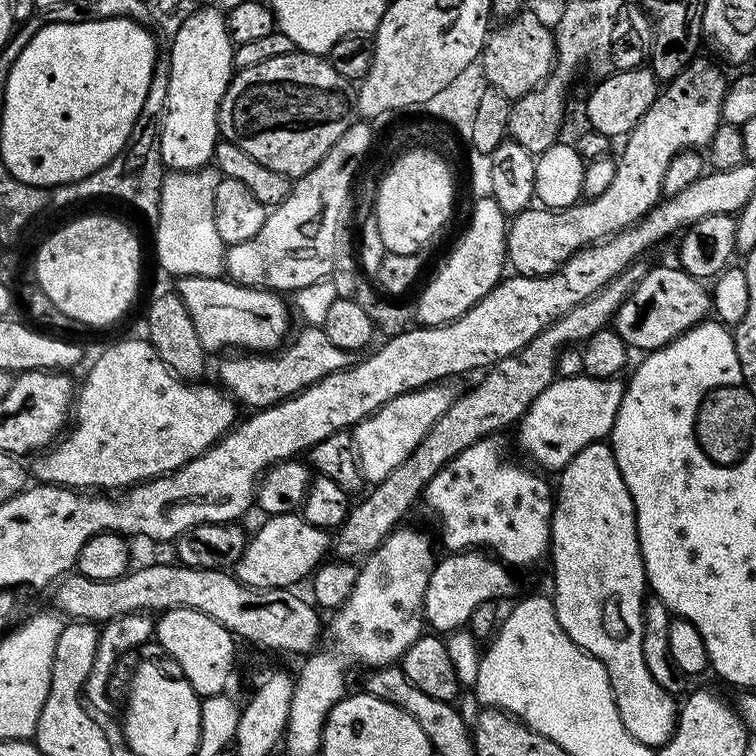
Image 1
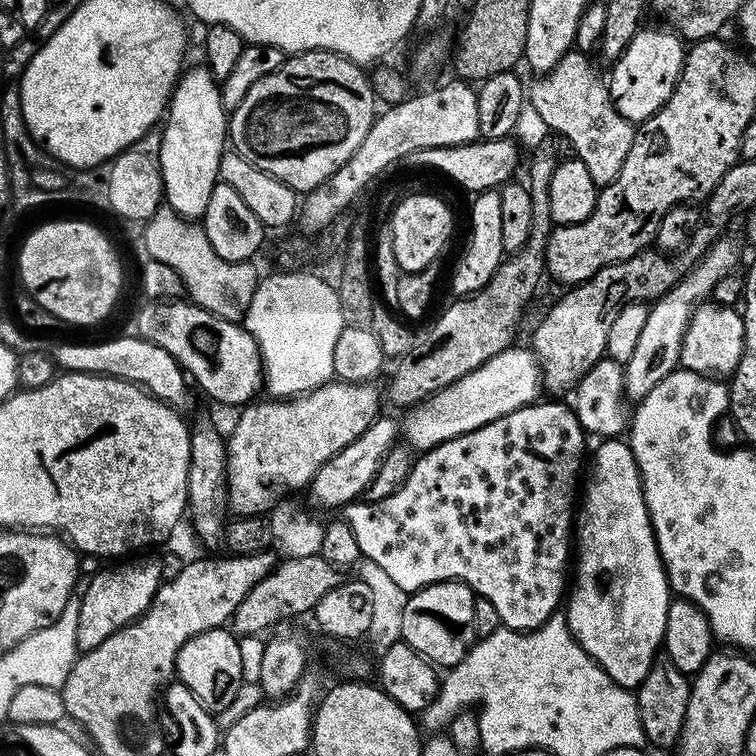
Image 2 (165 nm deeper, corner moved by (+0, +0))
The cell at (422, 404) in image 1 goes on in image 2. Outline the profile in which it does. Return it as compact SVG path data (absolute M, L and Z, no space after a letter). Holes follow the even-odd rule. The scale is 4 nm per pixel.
M527 347L504 348L494 358L487 360L478 370L466 374L458 382L446 386L436 392L428 400L424 400L407 409L408 416L402 420L402 436L413 449L427 450L446 442L450 438L458 438L462 434L470 434L470 430L478 430L478 426L486 426L514 410L524 408L533 403L542 392L540 365L536 363L535 352Z

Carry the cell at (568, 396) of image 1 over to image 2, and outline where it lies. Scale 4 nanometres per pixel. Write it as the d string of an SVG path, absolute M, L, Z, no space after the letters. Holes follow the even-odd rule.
M721 238L713 244L711 250L702 259L696 261L693 268L689 268L679 282L649 307L646 326L642 326L642 335L638 337L638 346L634 346L634 354L623 365L624 368L624 393L632 402L638 402L666 374L675 372L680 363L680 351L688 324L692 320L692 313L696 311L701 302L711 297L714 286L724 276L733 275L740 264L740 248L729 238Z

